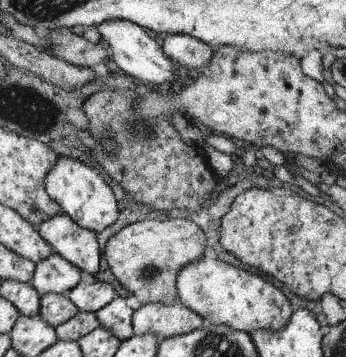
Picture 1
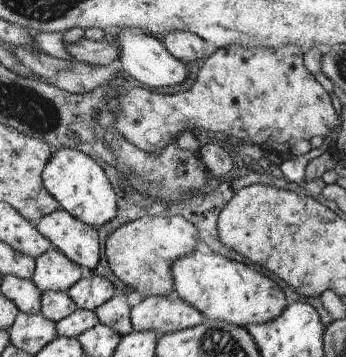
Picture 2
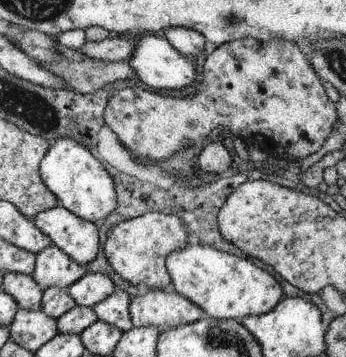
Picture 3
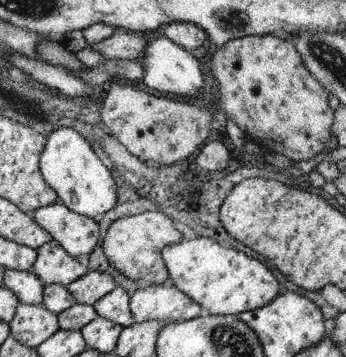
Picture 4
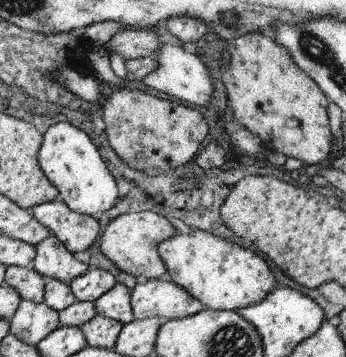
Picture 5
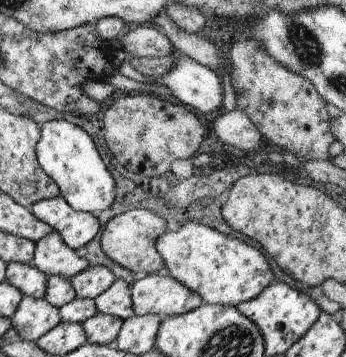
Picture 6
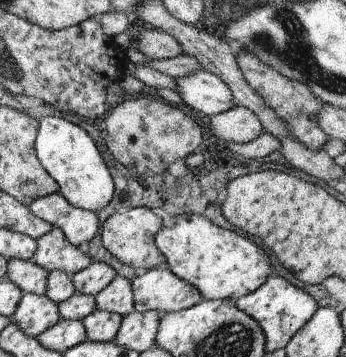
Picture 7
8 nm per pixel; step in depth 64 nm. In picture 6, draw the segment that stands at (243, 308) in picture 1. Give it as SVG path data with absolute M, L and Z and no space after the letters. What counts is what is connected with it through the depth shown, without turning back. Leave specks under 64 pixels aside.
M185 220L177 232L163 232L163 238L155 242L159 256L165 264L165 272L173 280L179 280L187 290L195 292L203 304L239 306L255 298L265 286L271 284L271 270L267 258L253 246L223 236L209 226Z

